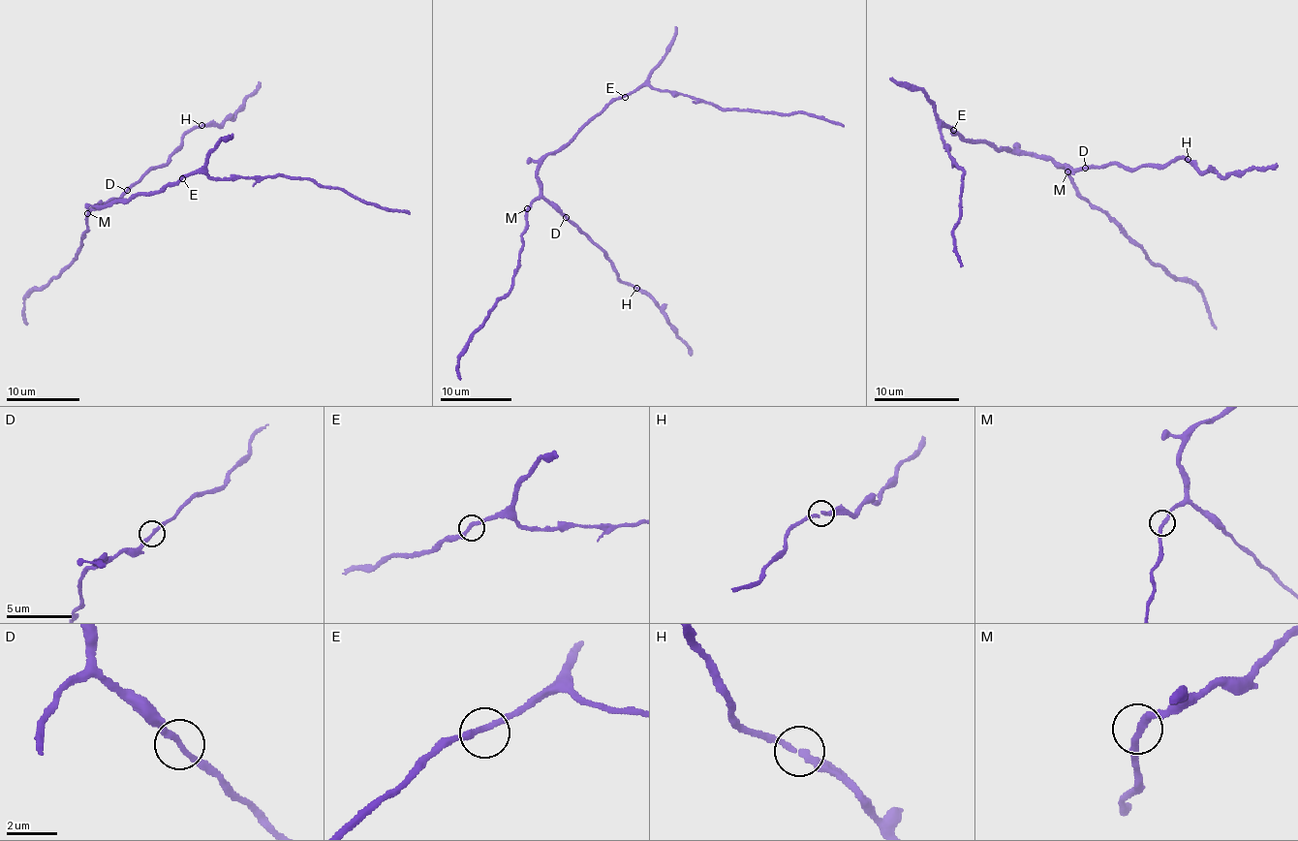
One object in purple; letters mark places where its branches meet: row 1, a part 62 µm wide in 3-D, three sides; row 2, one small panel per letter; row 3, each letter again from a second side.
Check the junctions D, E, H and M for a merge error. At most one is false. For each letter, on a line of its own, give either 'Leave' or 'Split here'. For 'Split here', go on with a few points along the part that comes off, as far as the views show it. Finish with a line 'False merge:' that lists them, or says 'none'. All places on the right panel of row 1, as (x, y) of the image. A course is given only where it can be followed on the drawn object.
D: Leave
E: Leave
H: Leave
M: Leave
False merge: none

